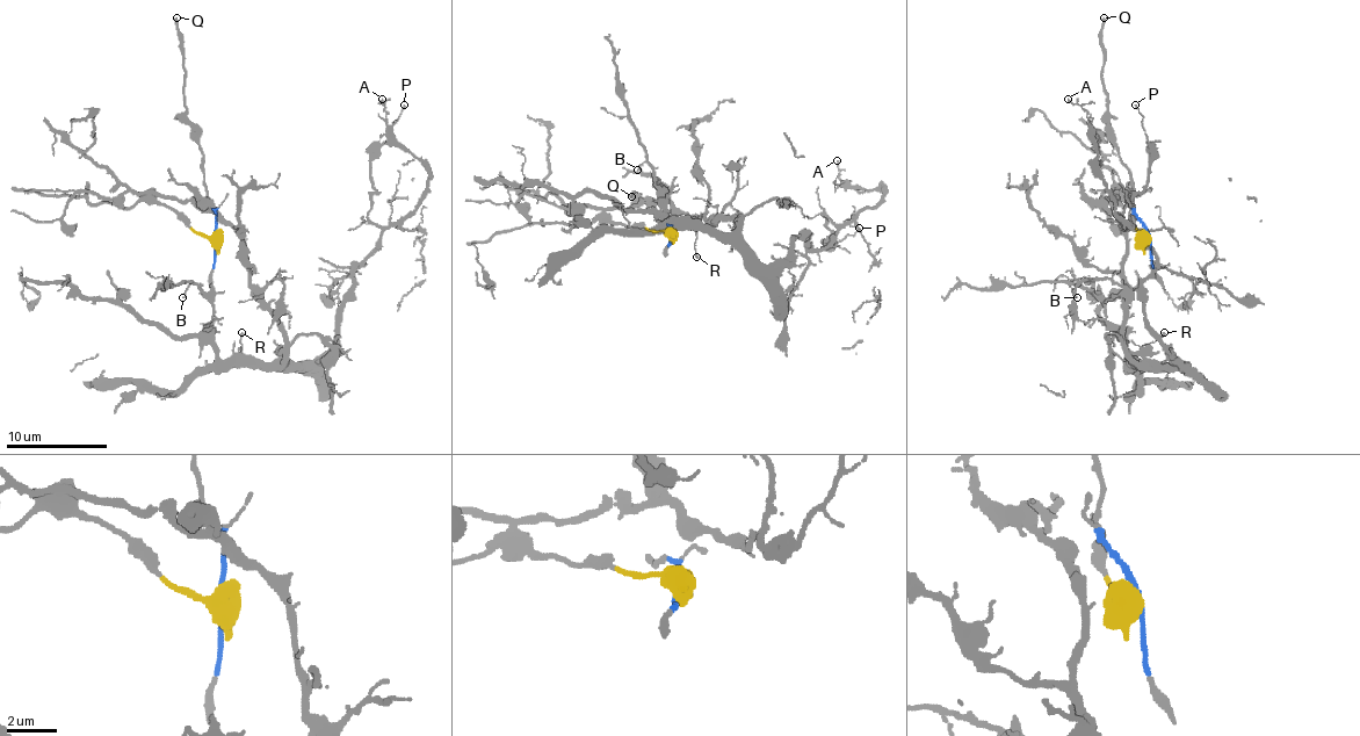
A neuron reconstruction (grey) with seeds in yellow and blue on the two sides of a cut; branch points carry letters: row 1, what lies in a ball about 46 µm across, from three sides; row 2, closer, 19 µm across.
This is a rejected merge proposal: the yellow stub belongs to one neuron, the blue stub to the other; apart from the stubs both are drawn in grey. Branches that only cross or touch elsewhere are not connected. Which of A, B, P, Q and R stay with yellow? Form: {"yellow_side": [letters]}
{"yellow_side": ["A", "B", "P", "R"]}

